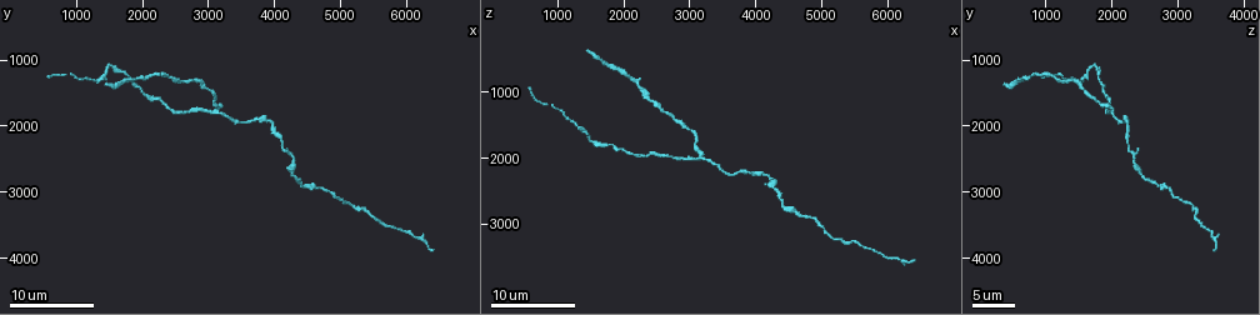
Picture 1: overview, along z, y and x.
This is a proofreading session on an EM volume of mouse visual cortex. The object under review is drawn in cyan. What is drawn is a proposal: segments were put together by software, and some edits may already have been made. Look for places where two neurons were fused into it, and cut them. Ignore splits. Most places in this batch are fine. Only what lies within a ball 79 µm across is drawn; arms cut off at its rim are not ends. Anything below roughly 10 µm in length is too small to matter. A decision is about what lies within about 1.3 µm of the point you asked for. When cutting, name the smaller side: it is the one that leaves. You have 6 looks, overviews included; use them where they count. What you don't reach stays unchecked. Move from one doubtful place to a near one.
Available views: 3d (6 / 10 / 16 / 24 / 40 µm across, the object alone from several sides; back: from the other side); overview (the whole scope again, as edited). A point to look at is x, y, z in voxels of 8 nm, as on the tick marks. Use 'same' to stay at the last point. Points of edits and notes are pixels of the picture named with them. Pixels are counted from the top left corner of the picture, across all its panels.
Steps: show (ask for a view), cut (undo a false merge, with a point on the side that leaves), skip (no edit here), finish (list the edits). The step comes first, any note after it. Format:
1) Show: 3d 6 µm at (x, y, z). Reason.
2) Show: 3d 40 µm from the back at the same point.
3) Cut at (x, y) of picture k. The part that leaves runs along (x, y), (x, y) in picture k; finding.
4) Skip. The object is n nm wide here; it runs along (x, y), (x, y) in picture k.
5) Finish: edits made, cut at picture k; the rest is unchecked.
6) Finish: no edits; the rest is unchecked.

Show: 3d 24 µm at (3150, 1750, 2000). Three arms meet.

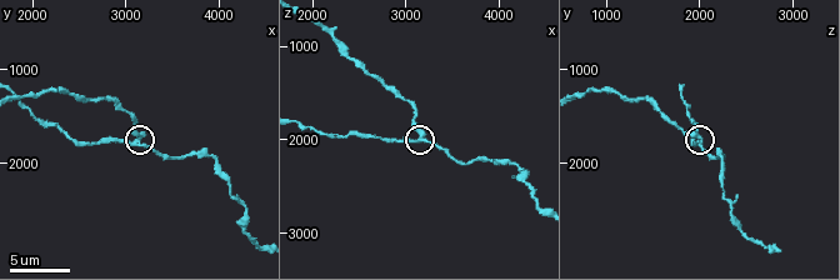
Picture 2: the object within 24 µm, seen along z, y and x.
Show: 3d 10 µm at (3150, 1700, 2000).

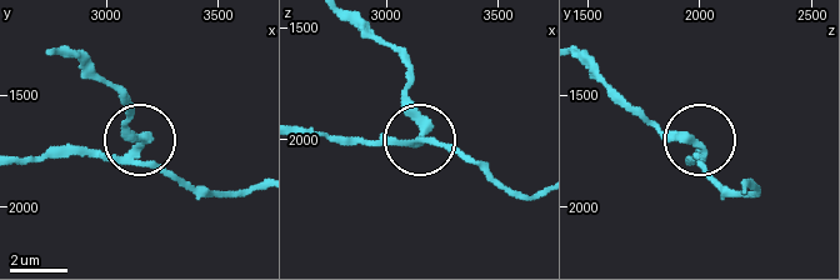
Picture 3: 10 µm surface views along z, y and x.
Cut at (133, 139) of picture 3. The object is 230 nm wide here; the part that leaves runs along (138, 149), (124, 101), (51, 51) in picture 3; two neurons meet here.

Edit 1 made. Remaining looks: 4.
Show: overview.

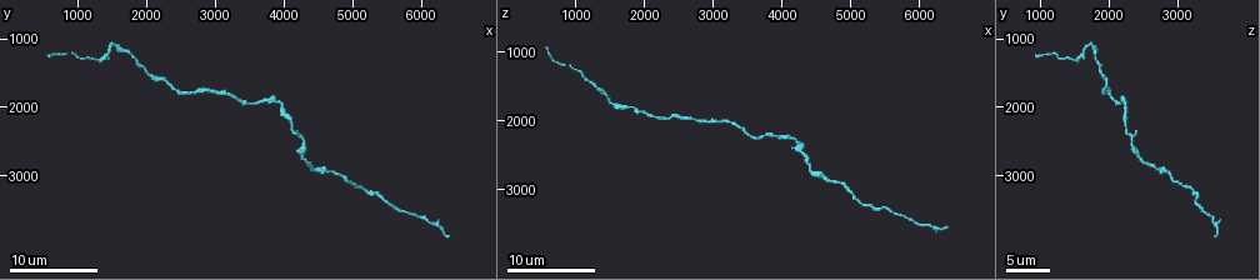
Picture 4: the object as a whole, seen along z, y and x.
Show: 3d 10 µm at (3700, 1900, 2250).

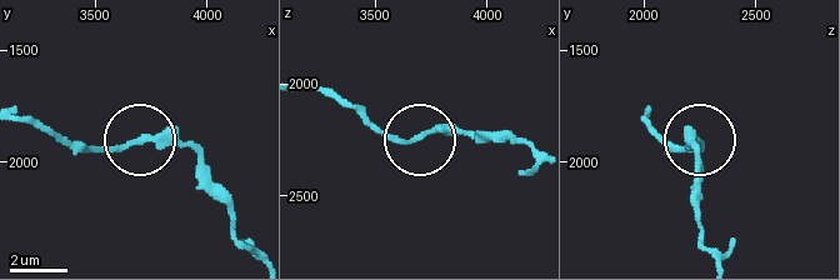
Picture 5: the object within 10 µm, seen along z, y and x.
Skip. It runs along (149, 143), (141, 143), (179, 143), (205, 161) in picture 5; continuous, no second neuron.

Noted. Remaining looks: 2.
Show: 3d 10 µm at (5200, 3250, 3250).

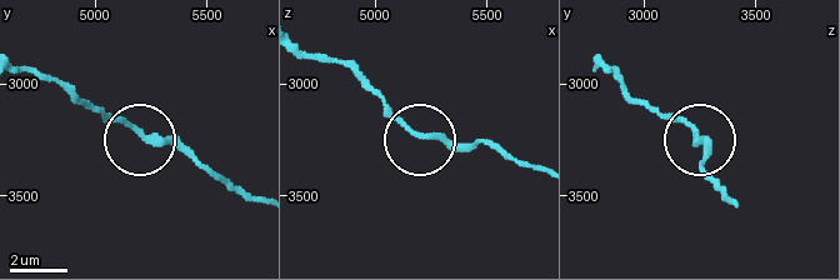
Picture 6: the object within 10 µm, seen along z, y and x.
Show: 3d 10 µm from the back at (5200, 3230, 3230). From behind.

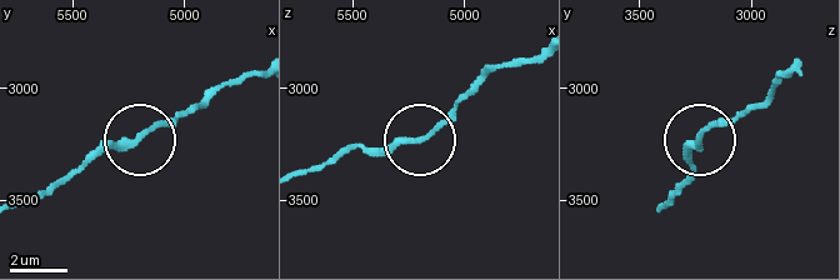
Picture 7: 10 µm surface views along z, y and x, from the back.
Skip. It runs along (536, 55), (494, 71), (421, 140), (345, 150) in picture 7; one neuron here.

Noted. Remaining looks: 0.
Finish: edits made, cut at picture 3; the rest is unchecked.

